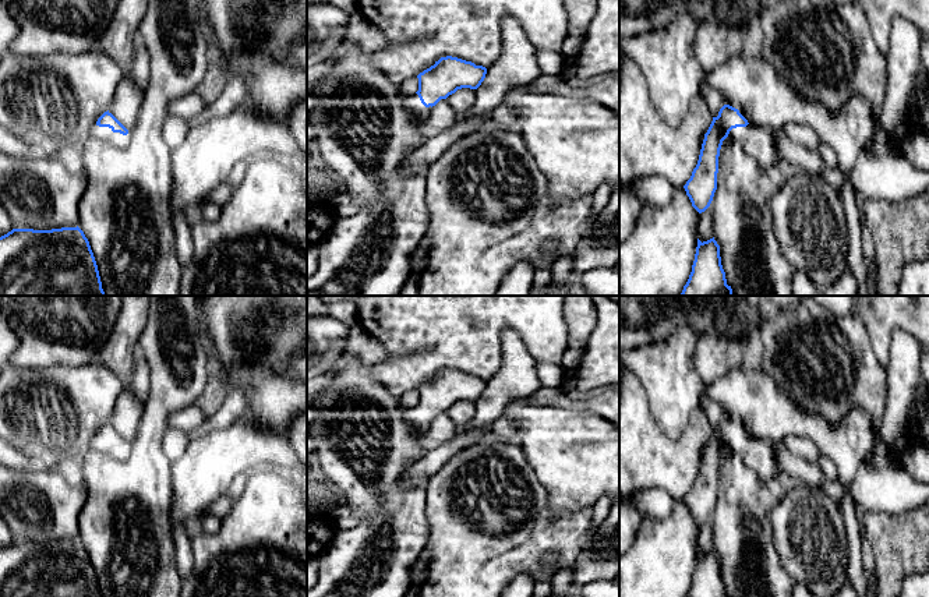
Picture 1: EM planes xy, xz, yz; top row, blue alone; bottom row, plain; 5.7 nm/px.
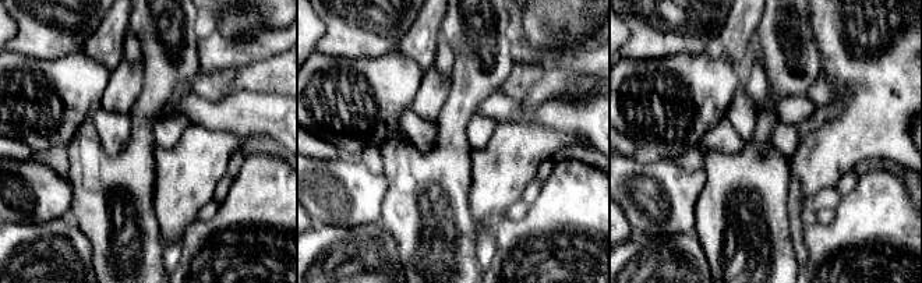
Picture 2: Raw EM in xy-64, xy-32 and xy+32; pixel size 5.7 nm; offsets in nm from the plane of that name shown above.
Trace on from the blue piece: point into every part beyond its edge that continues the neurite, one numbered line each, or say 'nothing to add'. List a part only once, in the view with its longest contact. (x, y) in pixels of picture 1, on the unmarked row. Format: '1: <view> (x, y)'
1: xy (103, 447)

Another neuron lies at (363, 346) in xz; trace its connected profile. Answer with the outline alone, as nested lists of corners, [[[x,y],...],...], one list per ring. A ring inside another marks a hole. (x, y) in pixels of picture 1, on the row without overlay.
[[[360,324],[350,326],[343,354],[356,357],[367,367],[386,361],[389,353],[385,346],[371,336]]]

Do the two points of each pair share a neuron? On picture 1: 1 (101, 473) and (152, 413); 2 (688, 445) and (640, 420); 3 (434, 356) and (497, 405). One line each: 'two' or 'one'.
1: one
2: one
3: two

